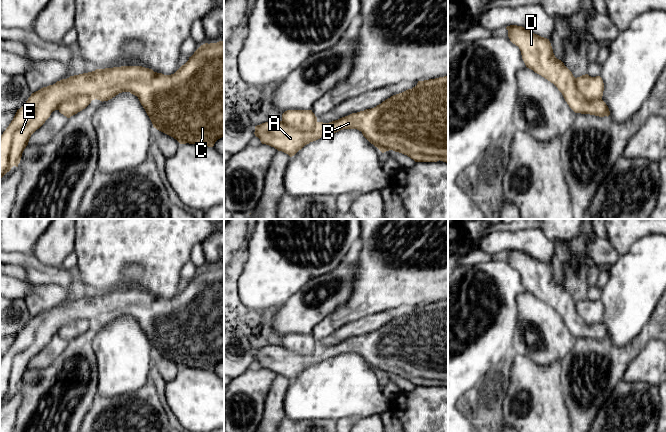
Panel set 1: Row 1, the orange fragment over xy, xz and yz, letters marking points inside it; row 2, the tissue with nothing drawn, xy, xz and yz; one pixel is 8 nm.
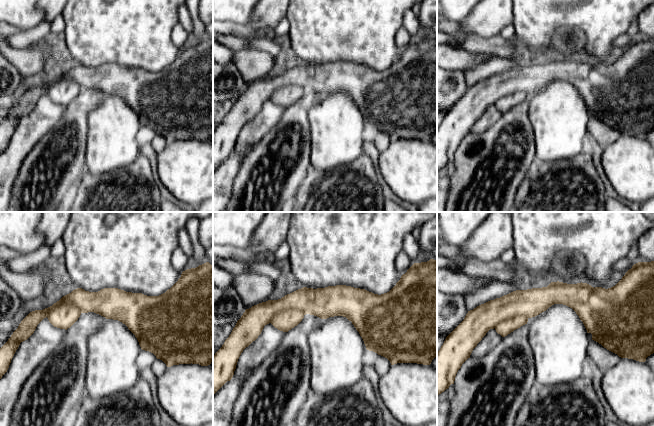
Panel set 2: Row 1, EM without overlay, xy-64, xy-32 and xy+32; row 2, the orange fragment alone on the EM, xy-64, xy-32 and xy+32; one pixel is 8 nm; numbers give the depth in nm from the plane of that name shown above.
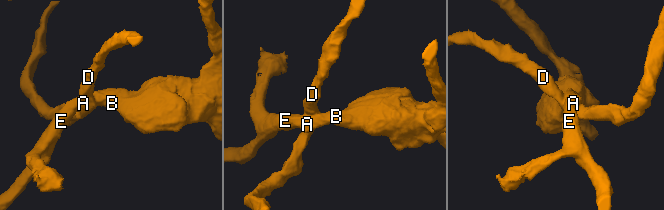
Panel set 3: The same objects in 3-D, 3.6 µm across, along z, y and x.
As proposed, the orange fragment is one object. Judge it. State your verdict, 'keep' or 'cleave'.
cleave

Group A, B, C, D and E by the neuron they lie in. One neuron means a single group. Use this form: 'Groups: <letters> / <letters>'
Groups: A B C E / D

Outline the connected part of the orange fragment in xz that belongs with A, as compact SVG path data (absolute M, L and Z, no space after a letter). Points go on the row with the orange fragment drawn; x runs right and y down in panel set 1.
M448 75L418 81L417 85L412 89L393 95L374 108L352 113L329 123L317 122L309 131L289 127L282 121L269 121L255 126L254 134L260 139L262 144L274 147L278 151L282 151L292 157L310 142L343 129L357 129L361 131L363 136L382 153L393 150L407 155L415 162L437 162L440 160L448 163Z

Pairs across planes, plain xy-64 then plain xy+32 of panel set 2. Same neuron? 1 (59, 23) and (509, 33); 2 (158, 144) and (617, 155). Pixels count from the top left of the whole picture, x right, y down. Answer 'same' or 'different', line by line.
1: same
2: different

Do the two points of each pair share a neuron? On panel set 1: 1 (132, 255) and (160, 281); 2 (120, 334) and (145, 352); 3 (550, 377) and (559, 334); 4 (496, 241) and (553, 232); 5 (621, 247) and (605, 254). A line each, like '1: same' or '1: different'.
1: same
2: same
3: different
4: different
5: different

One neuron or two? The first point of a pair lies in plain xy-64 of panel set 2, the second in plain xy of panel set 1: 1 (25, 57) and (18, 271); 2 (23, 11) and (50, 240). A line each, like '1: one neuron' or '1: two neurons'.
1: two neurons
2: two neurons

